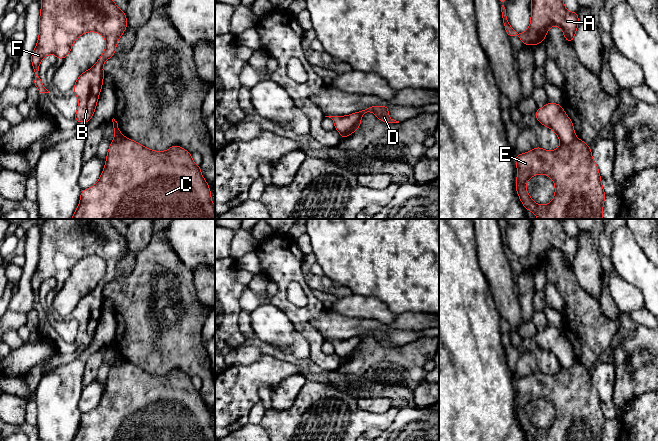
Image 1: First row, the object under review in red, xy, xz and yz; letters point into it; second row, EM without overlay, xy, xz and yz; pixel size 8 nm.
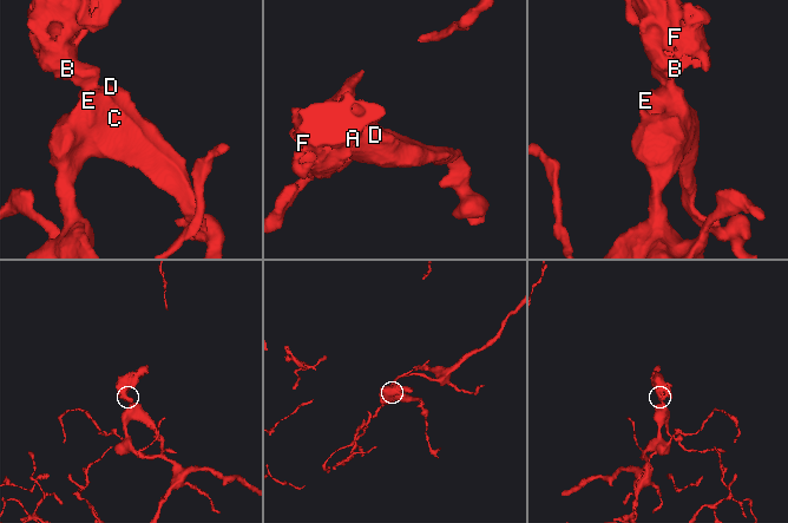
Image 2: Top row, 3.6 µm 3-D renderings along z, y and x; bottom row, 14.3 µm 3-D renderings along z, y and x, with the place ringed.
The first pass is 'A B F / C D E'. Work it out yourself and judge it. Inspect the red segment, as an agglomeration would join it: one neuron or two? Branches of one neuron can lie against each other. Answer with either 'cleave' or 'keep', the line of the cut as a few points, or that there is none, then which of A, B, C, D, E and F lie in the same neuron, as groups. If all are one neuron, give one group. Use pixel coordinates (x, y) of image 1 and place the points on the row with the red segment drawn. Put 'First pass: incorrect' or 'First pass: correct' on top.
First pass: correct
cleave | xz (359, 112), (357, 121), (341, 133) | A B F / C D E

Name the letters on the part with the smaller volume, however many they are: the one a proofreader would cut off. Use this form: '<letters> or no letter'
A, B, F

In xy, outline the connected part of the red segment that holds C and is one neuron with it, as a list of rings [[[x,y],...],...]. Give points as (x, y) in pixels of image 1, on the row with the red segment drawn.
[[[123,138],[110,143],[98,182],[81,191],[79,205],[71,219],[215,219],[215,206],[201,167],[194,163],[190,152],[178,145],[159,152]]]

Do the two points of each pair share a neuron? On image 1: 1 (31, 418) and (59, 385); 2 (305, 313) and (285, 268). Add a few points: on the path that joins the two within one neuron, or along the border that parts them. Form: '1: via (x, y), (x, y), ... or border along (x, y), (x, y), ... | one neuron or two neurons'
1: border along (33, 398), (36, 404), (37, 425) | two neurons
2: via (291, 309), (282, 300), (282, 282) | one neuron

